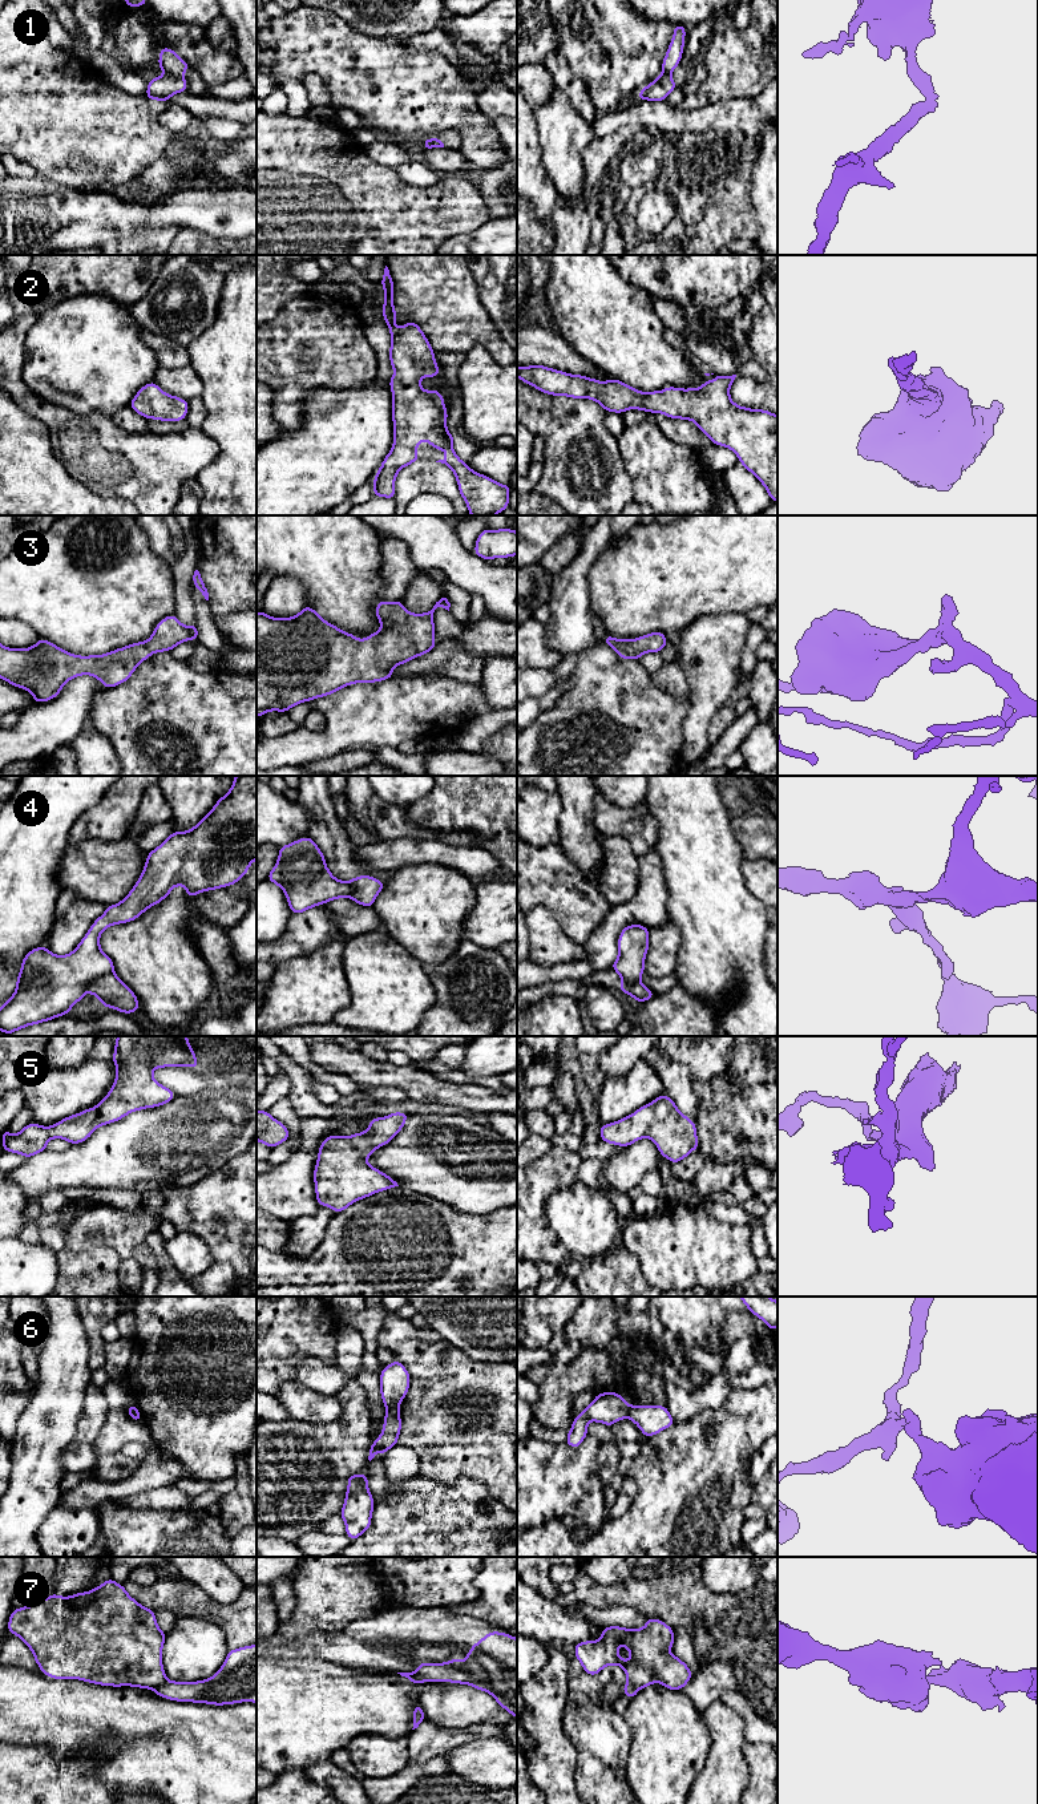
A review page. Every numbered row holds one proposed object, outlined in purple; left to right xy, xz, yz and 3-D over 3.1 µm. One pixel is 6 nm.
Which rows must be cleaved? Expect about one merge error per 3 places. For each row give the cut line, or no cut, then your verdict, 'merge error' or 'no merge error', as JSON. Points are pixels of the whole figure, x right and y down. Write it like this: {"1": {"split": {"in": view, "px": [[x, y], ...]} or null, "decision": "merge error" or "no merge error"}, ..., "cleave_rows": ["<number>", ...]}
{"1": {"split": {"in": "xy", "px": [[165, 72], [182, 77]]}, "decision": "merge error"}, "2": {"split": null, "decision": "no merge error"}, "3": {"split": null, "decision": "no merge error"}, "4": {"split": {"in": "xy", "px": [[113, 971], [96, 977], [85, 990]]}, "decision": "merge error"}, "5": {"split": null, "decision": "no merge error"}, "6": {"split": {"in": "xz", "px": [[398, 1407], [387, 1410]]}, "decision": "merge error"}, "7": {"split": {"in": "xy", "px": [[166, 1679], [154, 1690]]}, "decision": "merge error"}, "cleave_rows": ["1", "4", "6", "7"]}

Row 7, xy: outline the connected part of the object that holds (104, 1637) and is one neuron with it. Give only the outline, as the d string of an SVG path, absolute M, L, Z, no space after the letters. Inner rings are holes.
M112 1577L90 1591L69 1597L53 1593L43 1601L13 1609L8 1621L8 1633L25 1642L40 1671L53 1679L72 1678L101 1686L130 1686L149 1690L156 1690L166 1680L162 1666L166 1634L157 1625L156 1611L140 1605Z

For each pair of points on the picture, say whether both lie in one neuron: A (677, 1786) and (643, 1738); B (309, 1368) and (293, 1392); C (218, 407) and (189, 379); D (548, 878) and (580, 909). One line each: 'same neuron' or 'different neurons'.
A: same neuron
B: different neurons
C: different neurons
D: same neuron

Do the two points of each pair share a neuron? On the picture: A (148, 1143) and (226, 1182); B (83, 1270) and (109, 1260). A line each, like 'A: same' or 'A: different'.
A: different
B: same

